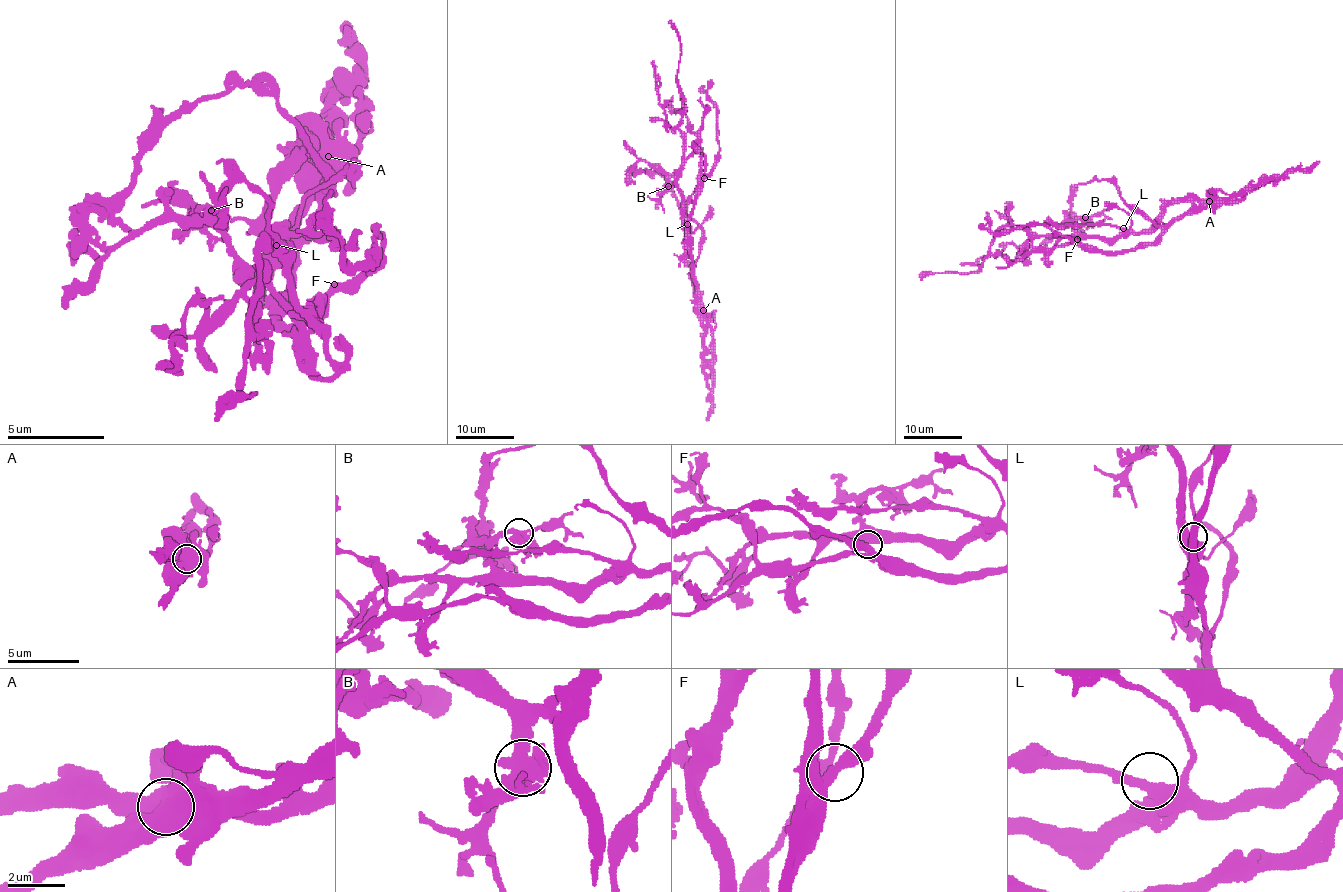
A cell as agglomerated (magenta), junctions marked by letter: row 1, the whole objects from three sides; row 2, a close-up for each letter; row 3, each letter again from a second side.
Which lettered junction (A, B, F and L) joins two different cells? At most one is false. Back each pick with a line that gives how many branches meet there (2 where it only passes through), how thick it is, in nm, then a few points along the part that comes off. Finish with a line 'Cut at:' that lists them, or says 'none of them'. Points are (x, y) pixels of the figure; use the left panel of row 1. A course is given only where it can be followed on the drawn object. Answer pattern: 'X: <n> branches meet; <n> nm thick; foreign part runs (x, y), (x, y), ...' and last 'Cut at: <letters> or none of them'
A: 1 branches meet; 1150 nm thick; foreign part runs (329, 157), (280, 322), (319, 298), (314, 313), (266, 235), (242, 390), (256, 395), (213, 419)
Cut at: A

